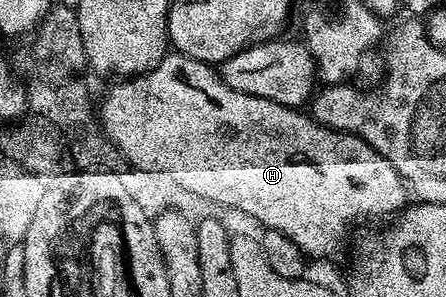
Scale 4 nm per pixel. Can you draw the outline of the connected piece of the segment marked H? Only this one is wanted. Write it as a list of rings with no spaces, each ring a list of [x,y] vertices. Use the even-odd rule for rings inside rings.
[[[169,52],[163,57],[161,64],[157,64],[157,68],[144,74],[136,74],[134,78],[116,81],[116,83],[116,86],[108,88],[103,103],[100,106],[98,104],[97,118],[107,141],[128,163],[132,162],[130,165],[134,169],[155,171],[166,175],[180,191],[188,190],[189,193],[196,194],[207,202],[216,202],[217,205],[228,206],[239,214],[248,214],[249,217],[256,218],[260,222],[260,227],[285,232],[285,236],[289,236],[289,240],[293,240],[293,244],[297,244],[297,248],[301,248],[308,259],[337,257],[346,248],[347,241],[351,238],[351,229],[358,222],[375,222],[378,218],[394,219],[408,205],[409,187],[397,172],[397,168],[393,168],[393,164],[389,164],[385,156],[378,154],[362,138],[358,138],[355,134],[330,130],[329,127],[314,122],[306,113],[285,104],[277,104],[273,100],[237,92],[229,88],[229,84],[225,84],[222,73],[214,65],[178,52]]]

